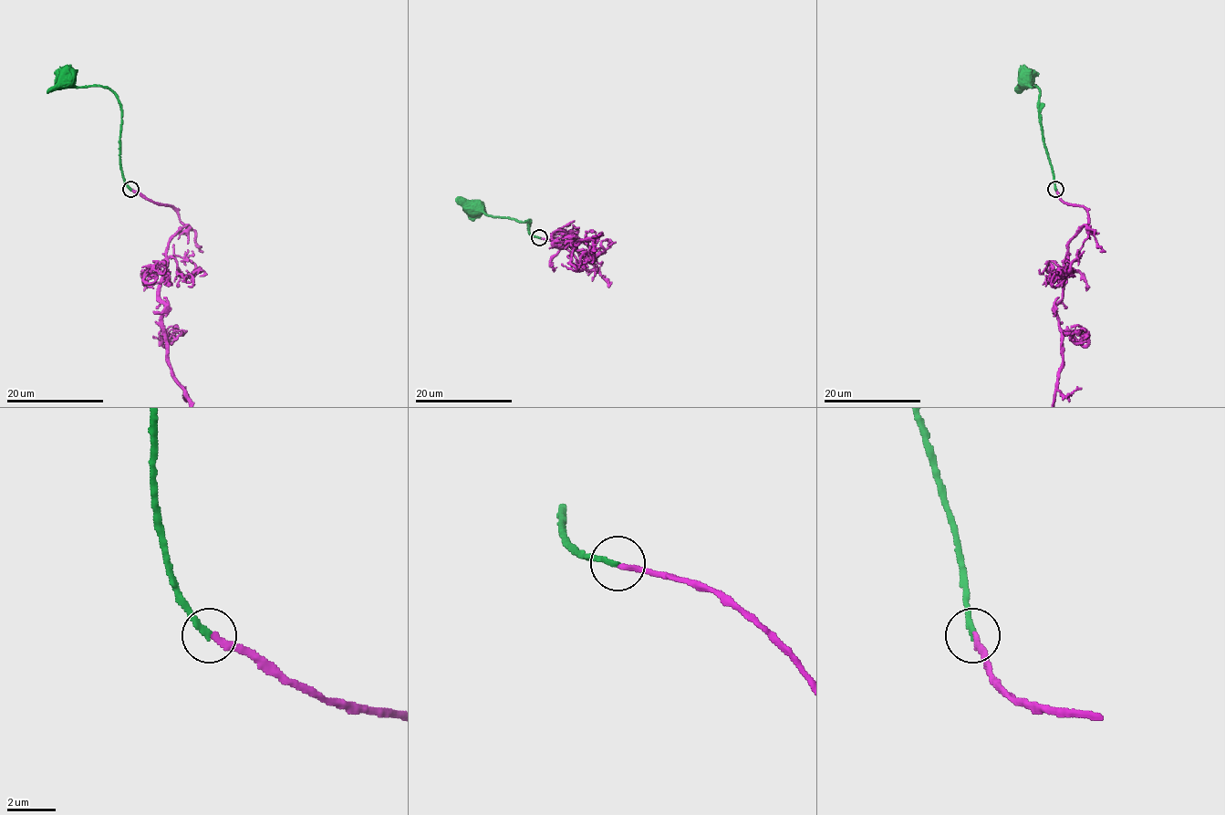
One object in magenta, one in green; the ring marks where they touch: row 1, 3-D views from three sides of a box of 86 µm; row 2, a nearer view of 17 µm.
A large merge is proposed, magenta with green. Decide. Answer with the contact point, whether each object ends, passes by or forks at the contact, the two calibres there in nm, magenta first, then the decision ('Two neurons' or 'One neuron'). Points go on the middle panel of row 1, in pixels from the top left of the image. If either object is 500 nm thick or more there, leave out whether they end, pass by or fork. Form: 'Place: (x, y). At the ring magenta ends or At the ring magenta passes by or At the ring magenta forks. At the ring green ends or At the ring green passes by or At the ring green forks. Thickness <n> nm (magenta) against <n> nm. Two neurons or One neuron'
Place: (539, 237). At the ring magenta ends. At the ring green ends. Thickness 240 nm (magenta) against 260 nm. One neuron

